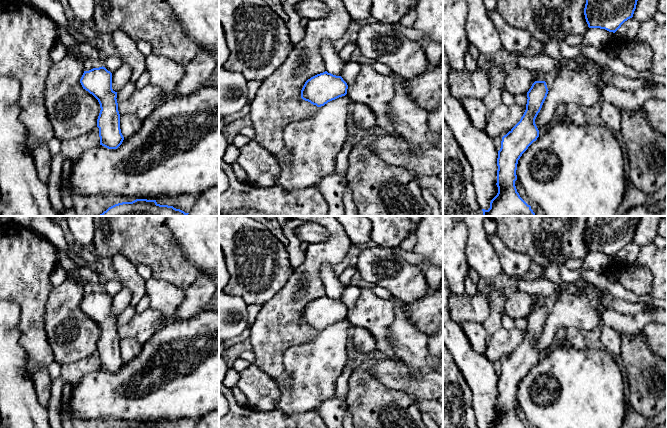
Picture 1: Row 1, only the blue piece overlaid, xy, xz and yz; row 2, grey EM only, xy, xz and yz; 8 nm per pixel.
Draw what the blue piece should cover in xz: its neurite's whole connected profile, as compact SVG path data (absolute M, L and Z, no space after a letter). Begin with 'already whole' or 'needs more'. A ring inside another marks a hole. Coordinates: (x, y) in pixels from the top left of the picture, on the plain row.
already whole | M327 295L308 303L302 314L301 322L317 331L347 318L348 309L341 300Z

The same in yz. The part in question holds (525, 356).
already whole | M535 305L527 316L526 334L520 345L502 361L497 382L498 417L490 428L527 428L517 416L515 405L518 384L539 361L535 343L547 321L545 305Z

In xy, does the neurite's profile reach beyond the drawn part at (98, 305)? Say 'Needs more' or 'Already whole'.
Already whole

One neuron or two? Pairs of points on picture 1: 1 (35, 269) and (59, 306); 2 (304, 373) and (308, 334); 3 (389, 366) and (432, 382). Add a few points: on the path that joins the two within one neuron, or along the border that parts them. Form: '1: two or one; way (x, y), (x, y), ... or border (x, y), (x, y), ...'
1: two; border (52, 287), (47, 299), (45, 314)
2: two; border (319, 331), (312, 340), (294, 344), (285, 351)
3: one; way (400, 375), (403, 375), (409, 382), (421, 382)

